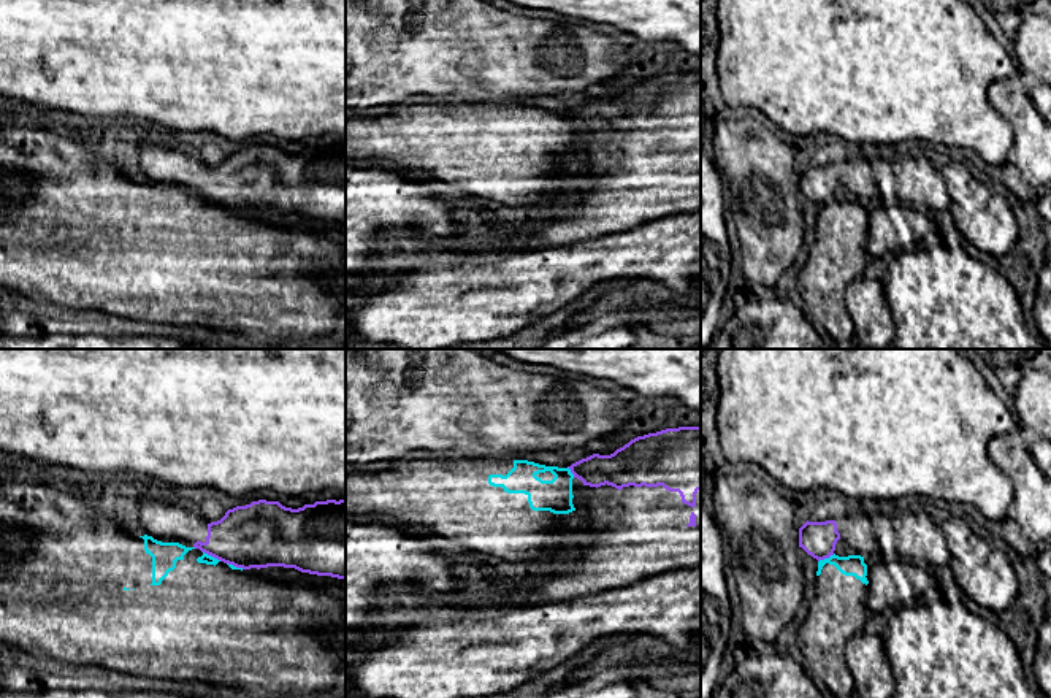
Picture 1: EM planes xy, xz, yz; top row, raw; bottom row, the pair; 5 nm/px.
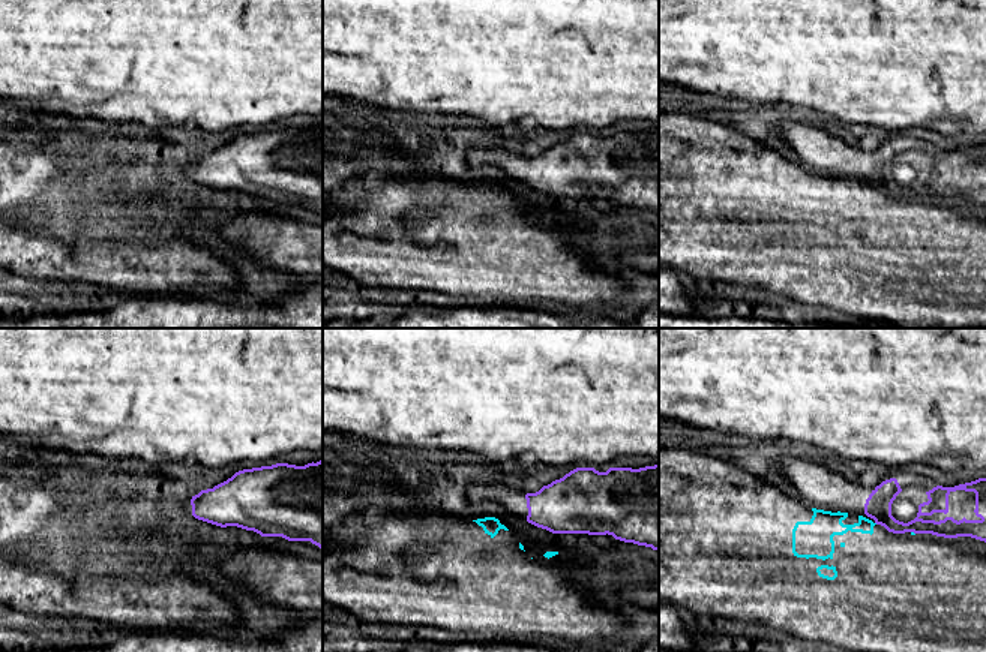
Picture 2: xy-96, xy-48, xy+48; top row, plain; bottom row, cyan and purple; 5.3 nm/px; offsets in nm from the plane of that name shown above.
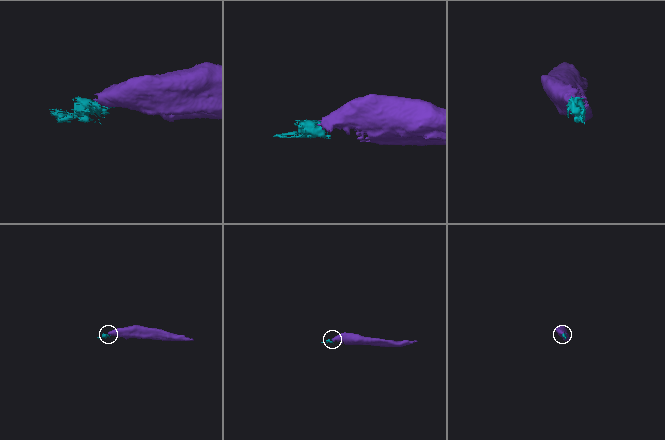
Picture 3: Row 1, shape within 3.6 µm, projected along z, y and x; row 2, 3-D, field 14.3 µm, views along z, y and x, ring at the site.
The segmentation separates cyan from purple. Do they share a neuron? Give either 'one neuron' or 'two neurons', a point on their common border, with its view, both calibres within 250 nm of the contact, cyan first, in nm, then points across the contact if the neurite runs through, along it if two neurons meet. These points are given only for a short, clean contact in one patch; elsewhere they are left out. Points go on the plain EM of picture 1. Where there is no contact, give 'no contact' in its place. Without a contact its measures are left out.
two neurons; meets cyan in xy at (213, 202); 50 nm thick on the cyan side, 320 nm on the other; border along xy (203, 195), (221, 205)

